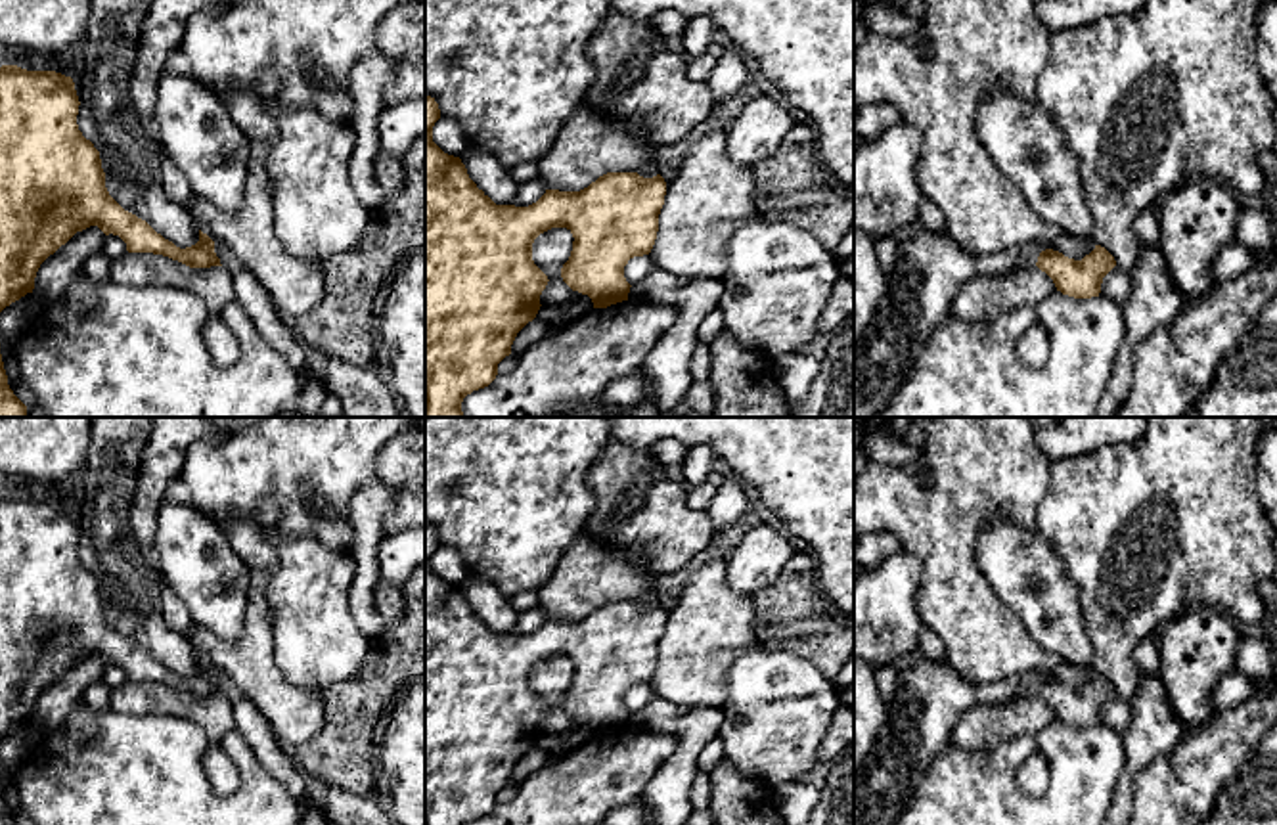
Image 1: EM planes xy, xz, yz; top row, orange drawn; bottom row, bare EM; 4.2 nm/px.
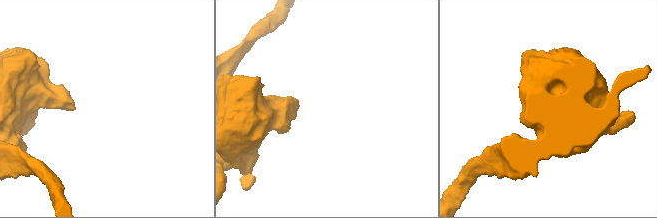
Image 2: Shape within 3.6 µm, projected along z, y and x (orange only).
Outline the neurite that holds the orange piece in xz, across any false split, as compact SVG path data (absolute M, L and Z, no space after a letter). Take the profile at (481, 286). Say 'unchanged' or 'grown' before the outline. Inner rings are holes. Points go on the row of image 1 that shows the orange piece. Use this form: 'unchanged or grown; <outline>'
unchanged; M425 94L425 417L463 417L463 398L496 379L498 364L511 354L517 333L542 306L540 295L549 279L532 260L534 239L551 228L567 228L574 241L561 268L563 281L572 291L588 295L594 308L628 301L632 285L624 278L624 266L630 258L651 253L666 182L661 174L643 178L638 172L607 172L580 191L546 190L528 207L496 205L469 178L461 159L444 153L433 142L433 126L438 119L438 103Z

